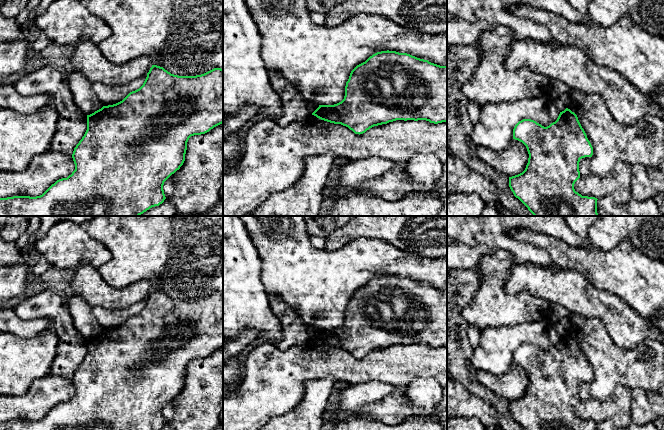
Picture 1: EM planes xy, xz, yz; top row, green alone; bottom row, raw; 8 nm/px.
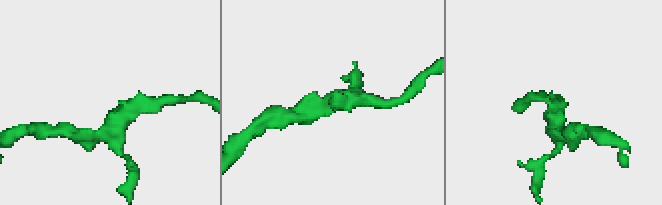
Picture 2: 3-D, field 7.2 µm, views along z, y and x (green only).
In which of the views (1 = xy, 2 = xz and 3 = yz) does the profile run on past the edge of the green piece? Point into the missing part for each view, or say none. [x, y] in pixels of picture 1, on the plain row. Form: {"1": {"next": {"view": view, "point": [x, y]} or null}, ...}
{"1": {"next": null}, "2": {"next": null}, "3": {"next": null}}

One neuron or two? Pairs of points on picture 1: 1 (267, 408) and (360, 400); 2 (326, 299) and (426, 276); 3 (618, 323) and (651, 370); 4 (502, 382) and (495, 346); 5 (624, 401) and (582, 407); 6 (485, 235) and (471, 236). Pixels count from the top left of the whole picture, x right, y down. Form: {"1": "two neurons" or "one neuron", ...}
{"1": "two neurons", "2": "one neuron", "3": "two neurons", "4": "two neurons", "5": "one neuron", "6": "one neuron"}

